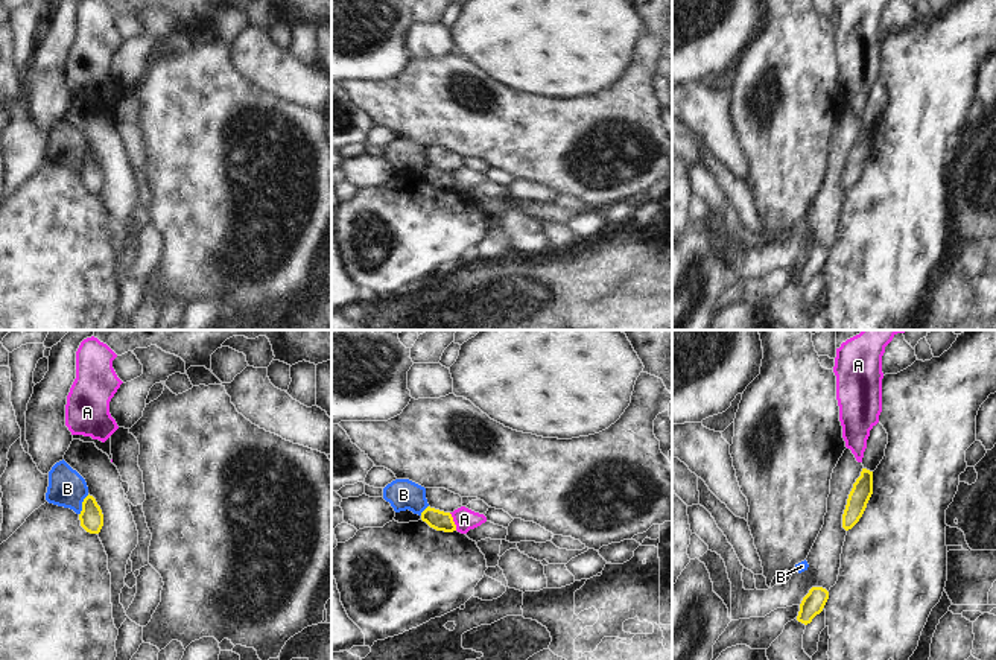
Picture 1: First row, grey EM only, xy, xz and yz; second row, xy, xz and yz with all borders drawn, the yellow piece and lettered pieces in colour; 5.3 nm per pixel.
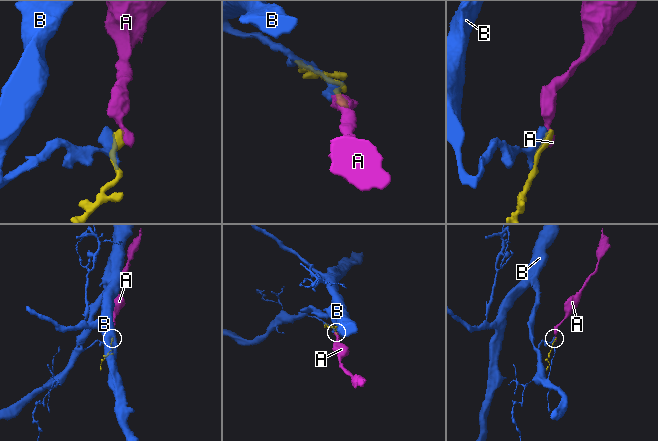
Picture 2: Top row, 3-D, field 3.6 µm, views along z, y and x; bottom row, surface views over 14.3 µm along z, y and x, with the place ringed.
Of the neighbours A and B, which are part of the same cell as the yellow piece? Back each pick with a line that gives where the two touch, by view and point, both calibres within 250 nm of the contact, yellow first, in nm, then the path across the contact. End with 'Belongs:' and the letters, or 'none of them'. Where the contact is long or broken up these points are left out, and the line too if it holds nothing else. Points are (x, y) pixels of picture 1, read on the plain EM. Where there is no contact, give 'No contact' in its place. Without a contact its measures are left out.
Belongs: none of them

